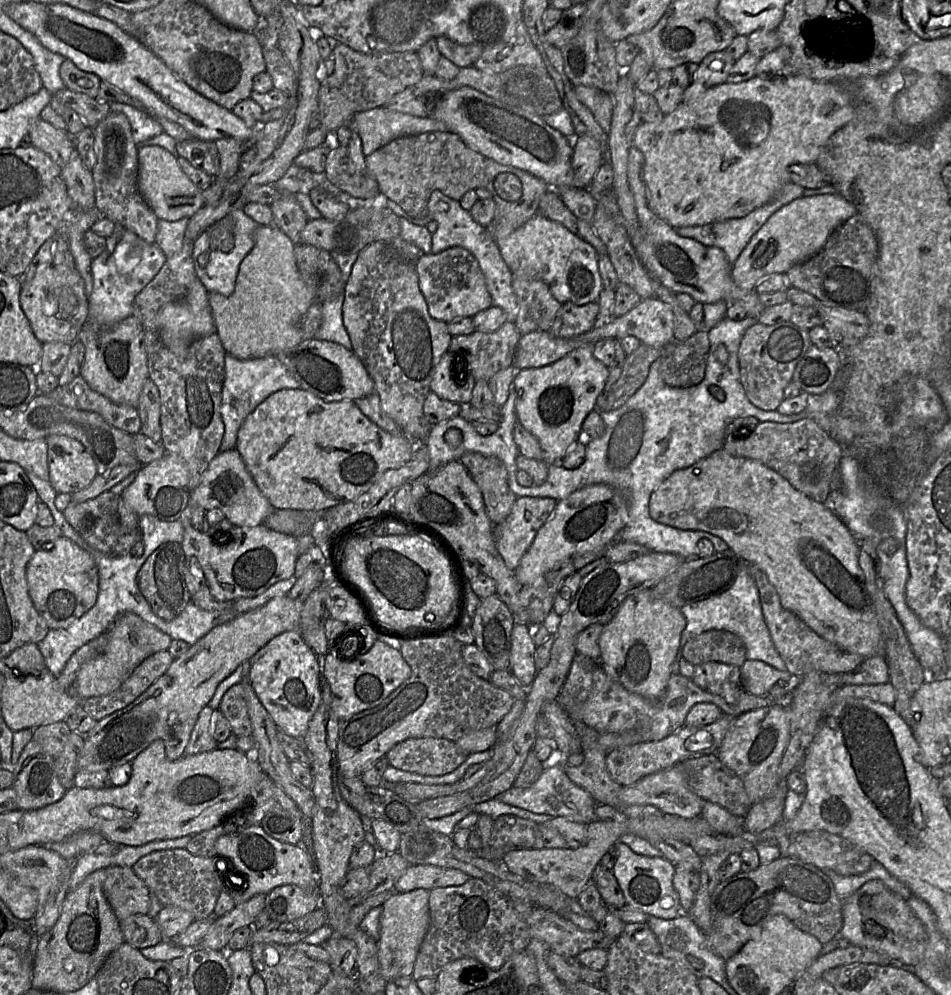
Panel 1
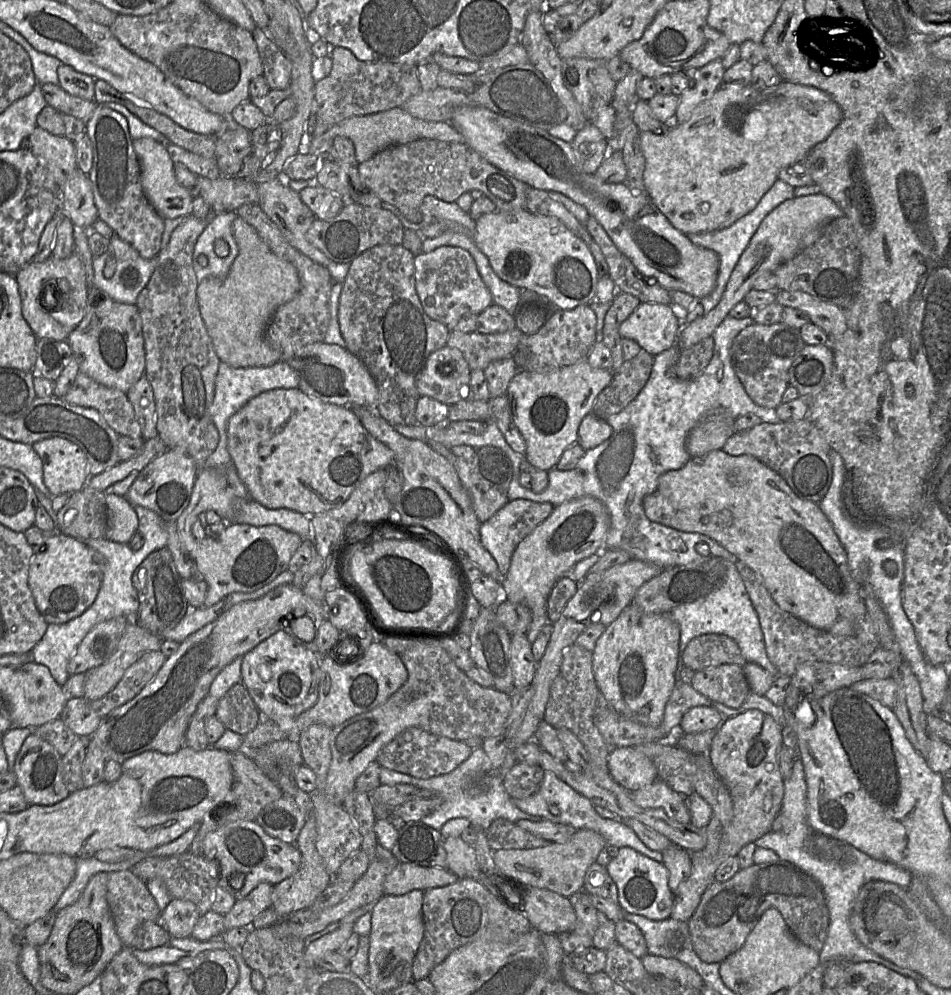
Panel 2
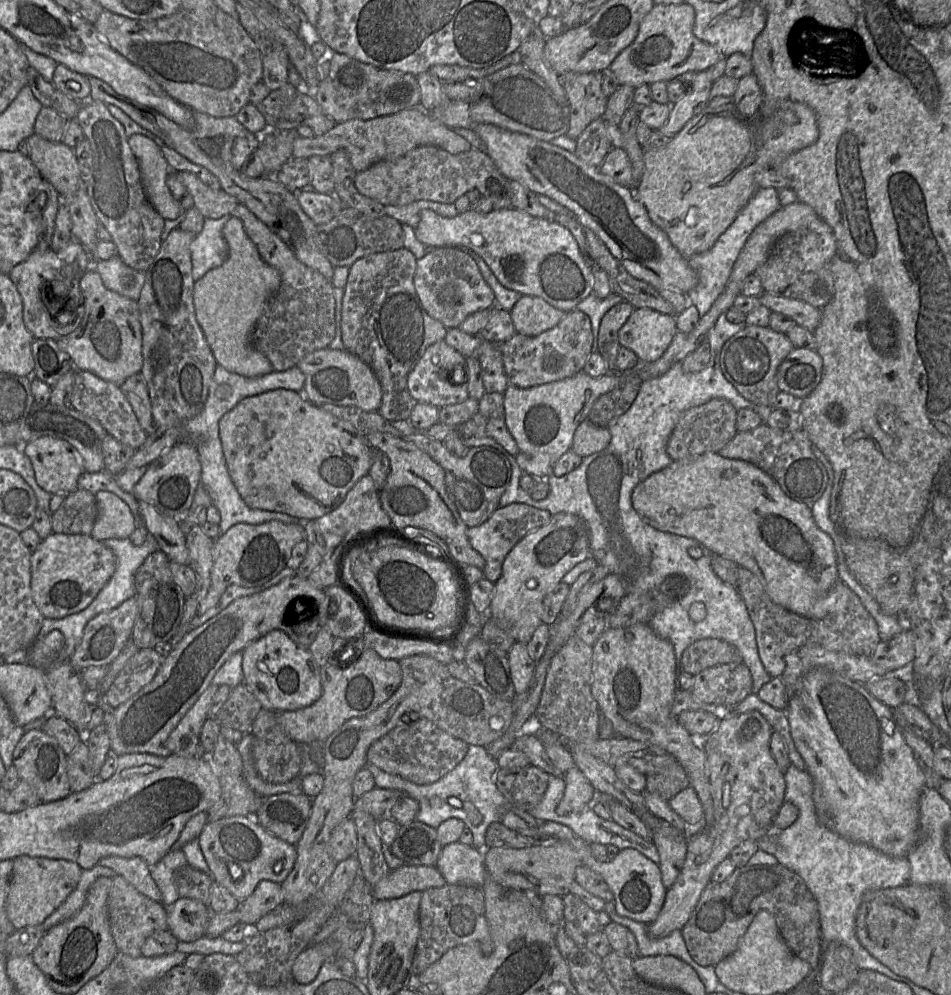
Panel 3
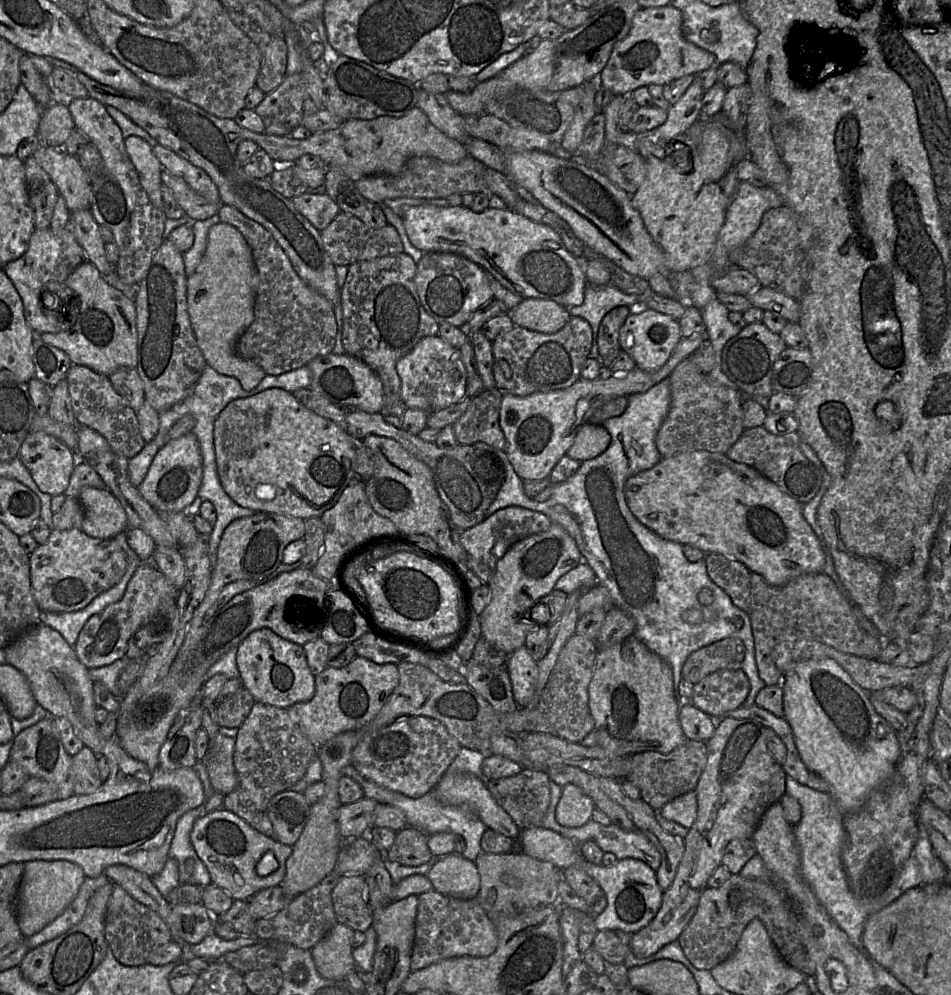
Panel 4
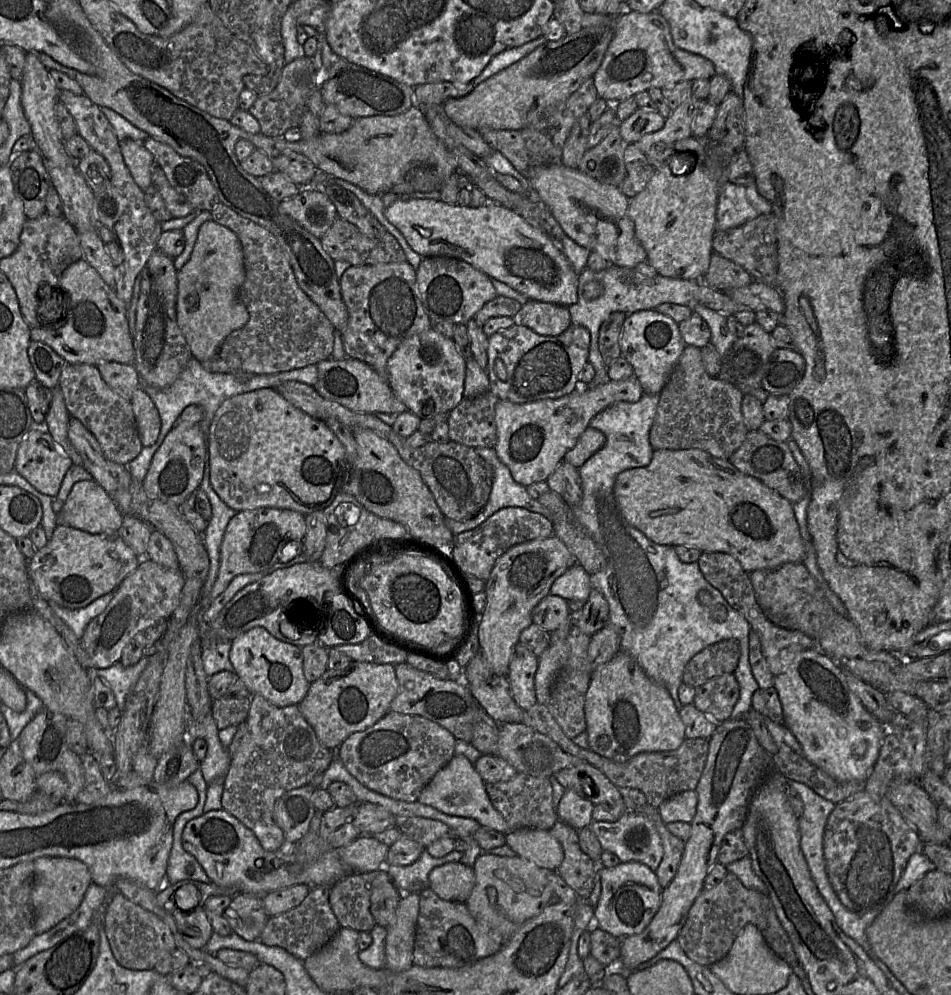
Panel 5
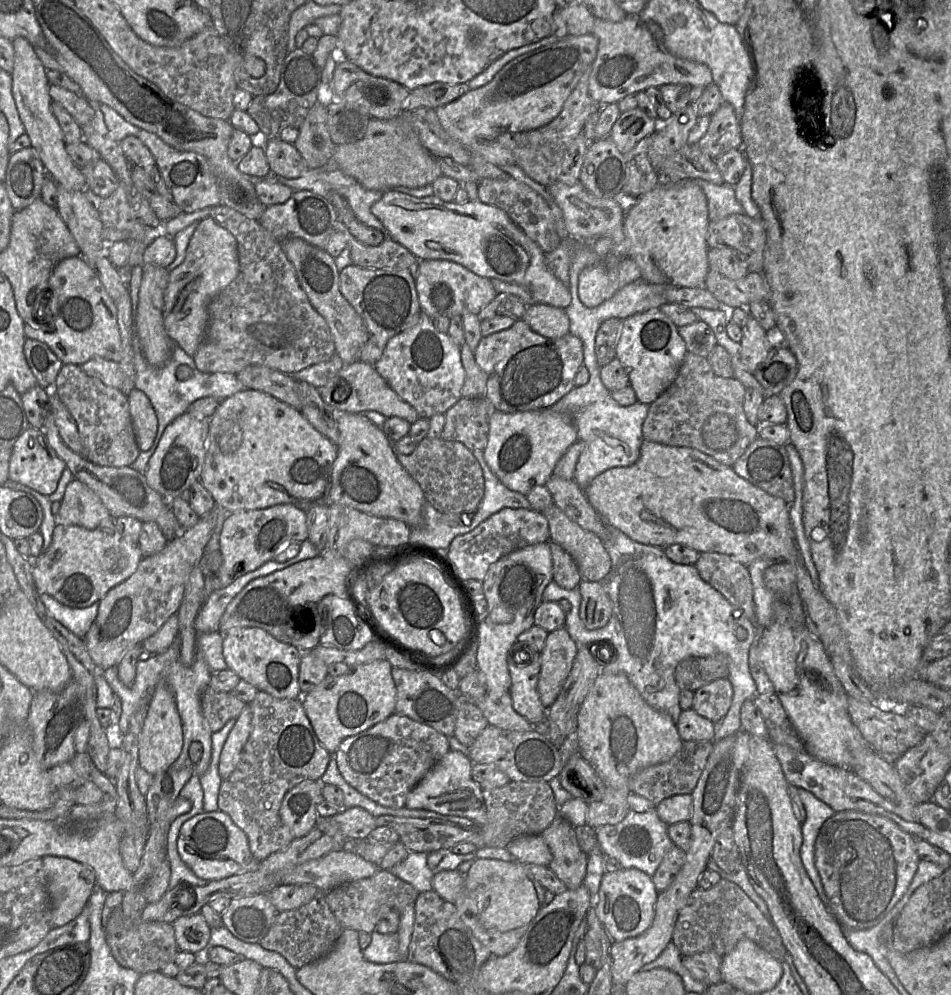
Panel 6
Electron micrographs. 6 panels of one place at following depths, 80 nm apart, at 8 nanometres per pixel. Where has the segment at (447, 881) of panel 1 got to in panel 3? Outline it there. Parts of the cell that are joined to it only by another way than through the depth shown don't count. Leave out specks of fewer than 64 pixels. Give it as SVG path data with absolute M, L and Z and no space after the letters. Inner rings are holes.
M403 865L390 870L372 889L377 900L401 898L411 892L423 892L445 886L446 880L435 866Z

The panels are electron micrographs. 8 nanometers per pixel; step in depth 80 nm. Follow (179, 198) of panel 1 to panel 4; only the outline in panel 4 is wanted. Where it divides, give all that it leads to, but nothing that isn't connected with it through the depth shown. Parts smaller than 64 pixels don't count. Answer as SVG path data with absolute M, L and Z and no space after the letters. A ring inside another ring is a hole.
M131 135L124 139L126 152L133 163L142 189L151 203L163 211L161 173L163 167L152 151L152 146L144 139Z

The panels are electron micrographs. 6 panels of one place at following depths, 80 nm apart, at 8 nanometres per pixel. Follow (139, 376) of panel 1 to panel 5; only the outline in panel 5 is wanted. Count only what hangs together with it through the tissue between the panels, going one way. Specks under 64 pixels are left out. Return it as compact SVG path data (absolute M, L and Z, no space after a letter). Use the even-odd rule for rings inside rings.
M85 260L71 264L61 275L60 285L67 293L67 315L65 325L58 330L31 328L31 341L40 341L50 346L68 364L117 362L134 365L134 338L129 330L128 305L116 295L99 273Z

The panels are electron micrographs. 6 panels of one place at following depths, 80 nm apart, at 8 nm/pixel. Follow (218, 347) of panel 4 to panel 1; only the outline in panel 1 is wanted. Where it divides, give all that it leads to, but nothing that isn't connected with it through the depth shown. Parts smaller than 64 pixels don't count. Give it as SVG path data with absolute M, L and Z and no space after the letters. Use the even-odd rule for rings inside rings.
M259 226L255 230L254 240L254 247L240 264L233 294L226 297L209 293L216 333L227 354L240 360L275 356L303 341L301 317L314 302L313 292L298 270L291 239L277 226Z

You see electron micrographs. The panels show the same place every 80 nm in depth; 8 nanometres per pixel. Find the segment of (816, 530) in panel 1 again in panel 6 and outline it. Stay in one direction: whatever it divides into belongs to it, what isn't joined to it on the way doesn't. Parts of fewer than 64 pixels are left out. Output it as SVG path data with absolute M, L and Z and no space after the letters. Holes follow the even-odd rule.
M644 439L639 459L633 465L604 471L591 481L585 493L607 525L641 544L660 548L680 544L699 553L727 555L745 566L758 558L794 561L798 555L789 515L790 505L741 478L731 466L694 448L668 446Z

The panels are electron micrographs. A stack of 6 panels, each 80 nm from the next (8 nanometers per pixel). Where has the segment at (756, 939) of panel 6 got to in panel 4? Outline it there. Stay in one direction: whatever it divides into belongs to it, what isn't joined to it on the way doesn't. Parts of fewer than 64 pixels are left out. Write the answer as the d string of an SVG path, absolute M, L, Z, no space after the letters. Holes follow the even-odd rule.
M732 874L720 887L706 888L695 914L677 940L685 956L696 968L711 970L732 954L743 930L755 918L762 921L784 961L801 970L803 974L814 976L815 965L797 934L797 928L784 904L782 894L771 880L764 881Z

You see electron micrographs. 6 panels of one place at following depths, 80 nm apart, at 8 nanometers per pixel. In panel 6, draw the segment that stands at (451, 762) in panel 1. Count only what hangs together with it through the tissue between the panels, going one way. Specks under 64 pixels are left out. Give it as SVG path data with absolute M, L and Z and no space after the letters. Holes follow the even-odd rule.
M397 713L344 739L335 752L339 772L361 794L390 808L402 808L410 791L450 750L448 737Z

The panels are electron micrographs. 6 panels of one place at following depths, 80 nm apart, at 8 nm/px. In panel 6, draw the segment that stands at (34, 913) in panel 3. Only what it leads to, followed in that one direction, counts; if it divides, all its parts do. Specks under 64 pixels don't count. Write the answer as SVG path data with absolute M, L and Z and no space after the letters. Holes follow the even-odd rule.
M59 856L42 858L52 906L52 928L63 926L80 915L96 885L94 869L73 859Z

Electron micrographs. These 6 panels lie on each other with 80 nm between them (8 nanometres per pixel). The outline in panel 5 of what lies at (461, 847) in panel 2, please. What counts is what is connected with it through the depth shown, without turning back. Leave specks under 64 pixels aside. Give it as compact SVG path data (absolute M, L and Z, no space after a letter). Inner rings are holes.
M449 862L432 869L429 882L429 888L443 900L465 902L475 885L475 873L462 862Z

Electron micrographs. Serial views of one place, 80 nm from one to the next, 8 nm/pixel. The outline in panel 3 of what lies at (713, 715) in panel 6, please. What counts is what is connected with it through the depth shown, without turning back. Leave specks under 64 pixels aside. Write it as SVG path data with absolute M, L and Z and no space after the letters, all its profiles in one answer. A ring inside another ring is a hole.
M743 663L707 668L695 676L693 695L707 704L733 707L752 694L752 677Z

